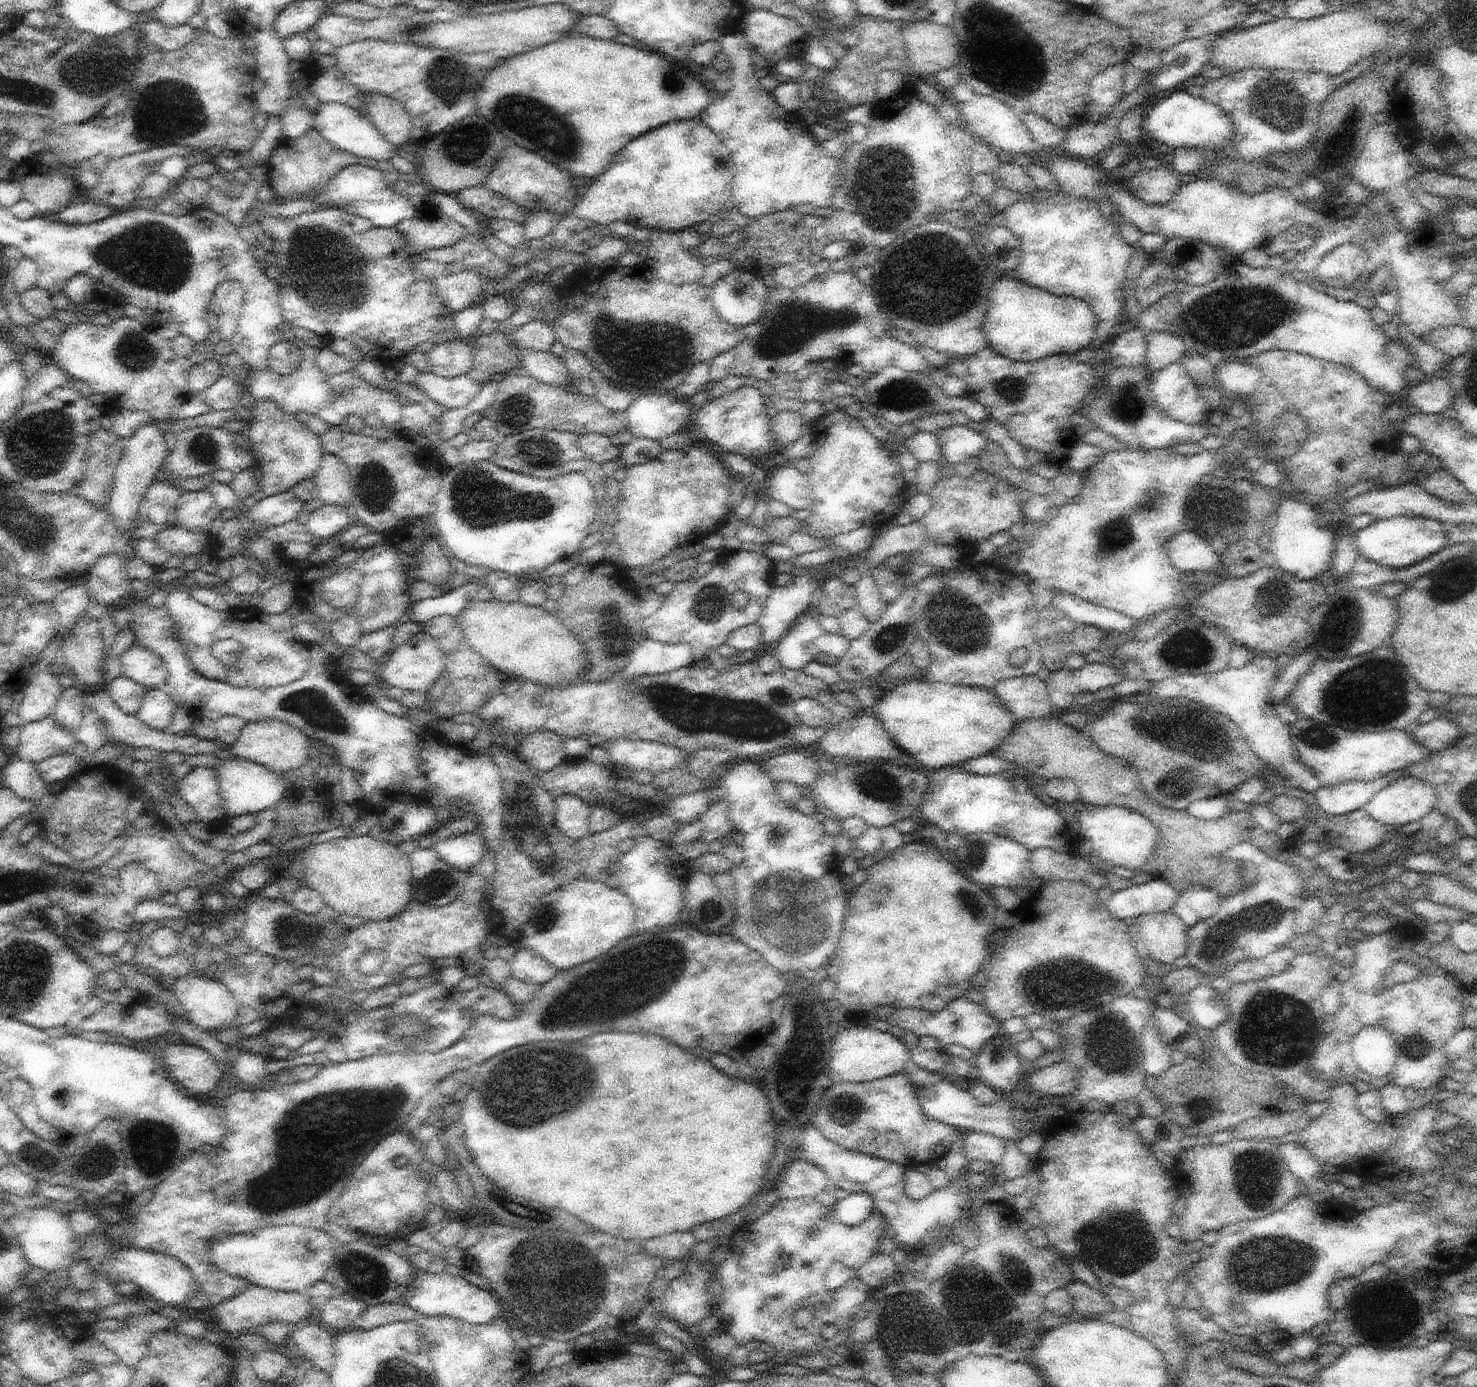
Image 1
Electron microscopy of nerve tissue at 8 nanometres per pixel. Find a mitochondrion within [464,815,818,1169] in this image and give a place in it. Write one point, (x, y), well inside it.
(523, 1092)

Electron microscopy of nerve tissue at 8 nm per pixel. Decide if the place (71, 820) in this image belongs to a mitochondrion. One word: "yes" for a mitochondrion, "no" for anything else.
no

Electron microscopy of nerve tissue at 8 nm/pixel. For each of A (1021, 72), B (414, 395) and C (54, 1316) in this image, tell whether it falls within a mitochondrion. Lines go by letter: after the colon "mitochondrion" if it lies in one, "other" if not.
A: mitochondrion
B: other
C: other

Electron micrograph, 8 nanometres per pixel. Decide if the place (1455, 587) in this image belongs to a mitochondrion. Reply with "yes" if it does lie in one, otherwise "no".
yes

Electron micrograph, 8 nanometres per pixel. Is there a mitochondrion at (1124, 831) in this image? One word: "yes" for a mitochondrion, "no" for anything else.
no

